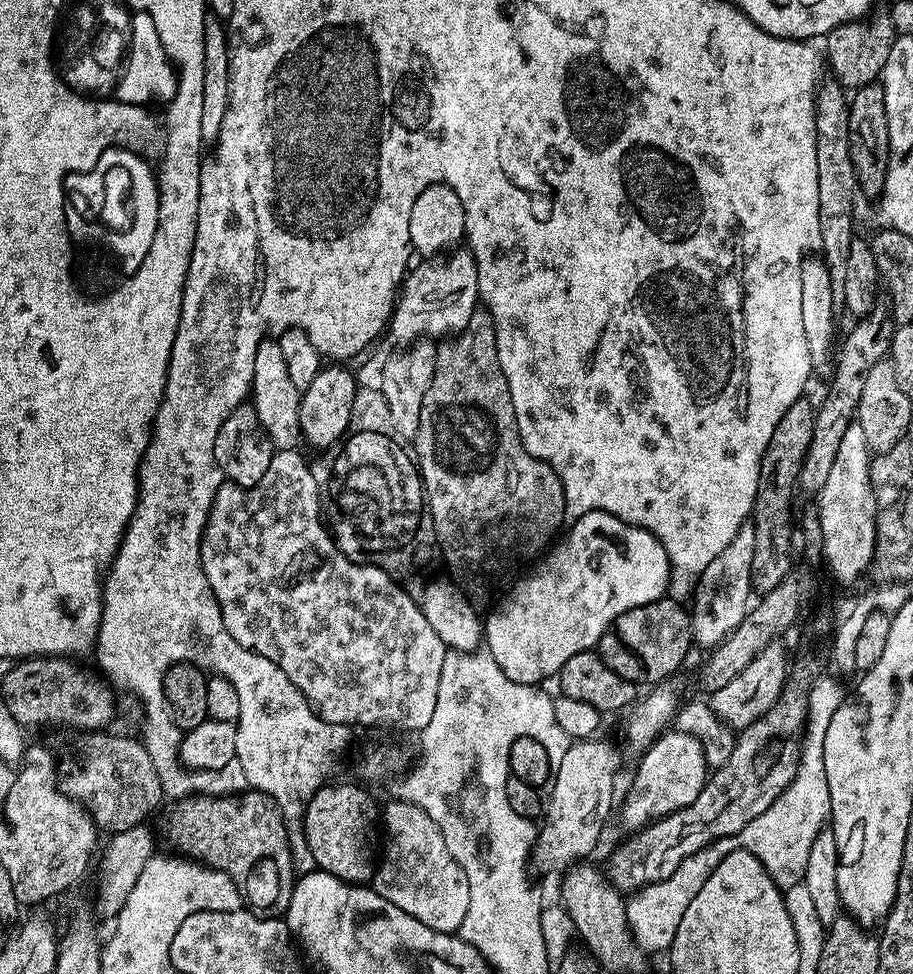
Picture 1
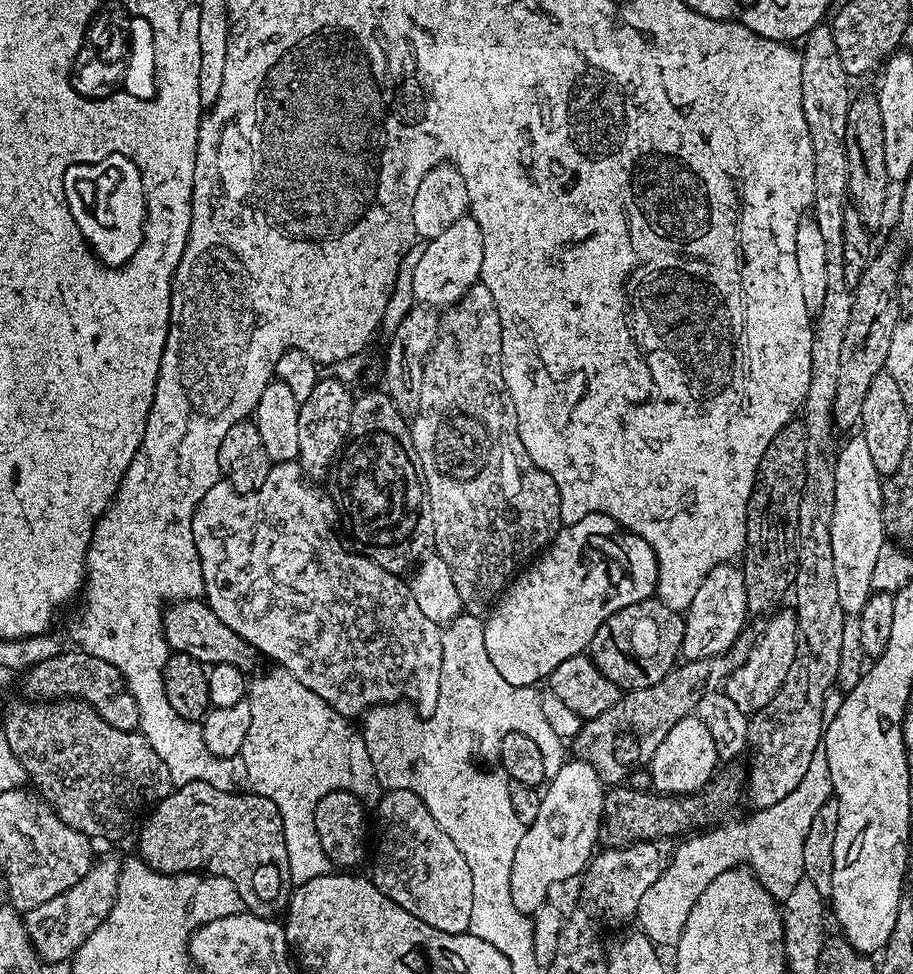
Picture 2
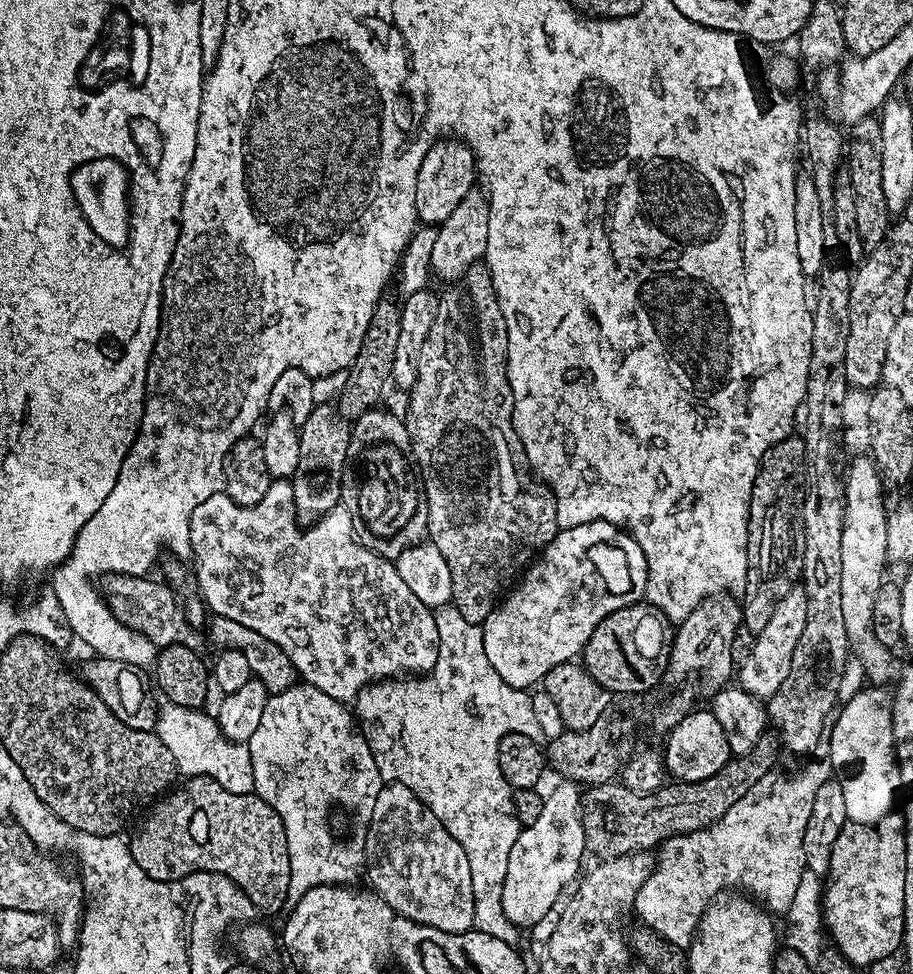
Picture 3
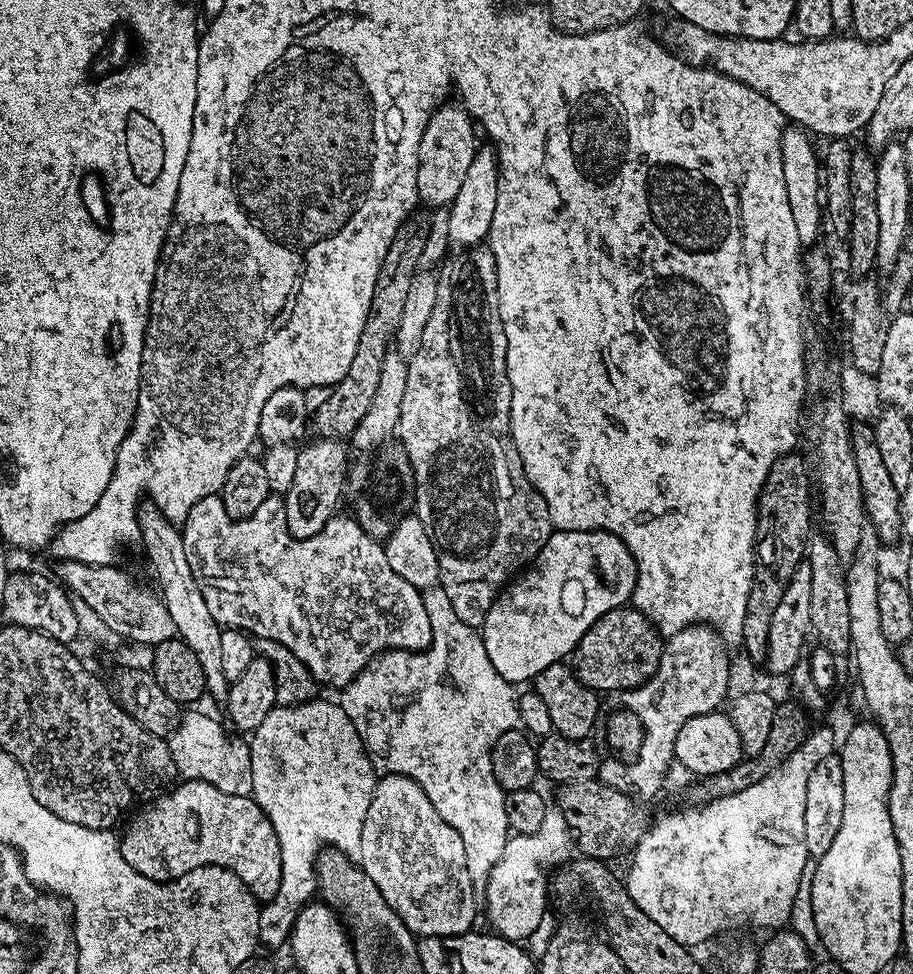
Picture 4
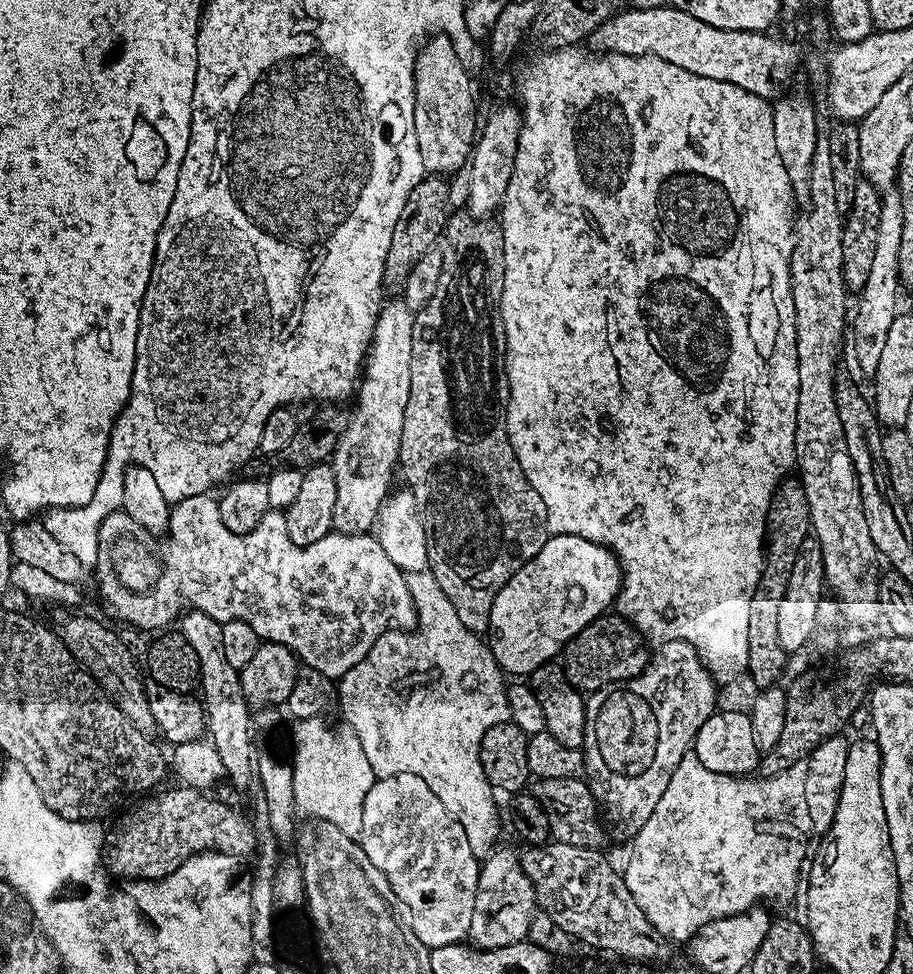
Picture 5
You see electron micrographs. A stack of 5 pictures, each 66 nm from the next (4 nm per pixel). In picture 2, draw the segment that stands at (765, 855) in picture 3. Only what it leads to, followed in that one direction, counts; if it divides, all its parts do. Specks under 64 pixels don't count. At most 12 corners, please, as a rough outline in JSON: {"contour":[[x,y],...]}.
{"contour":[[816,754],[782,802],[675,845],[638,921],[677,944],[706,886],[750,868],[777,902],[804,879],[802,846],[831,796]]}

